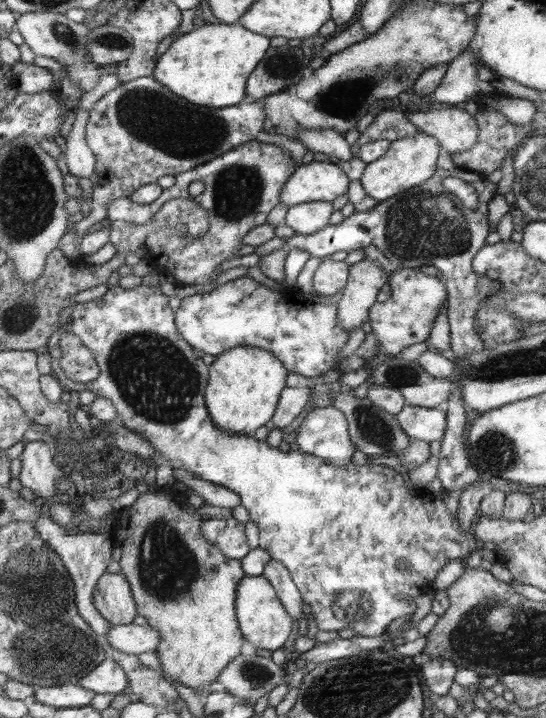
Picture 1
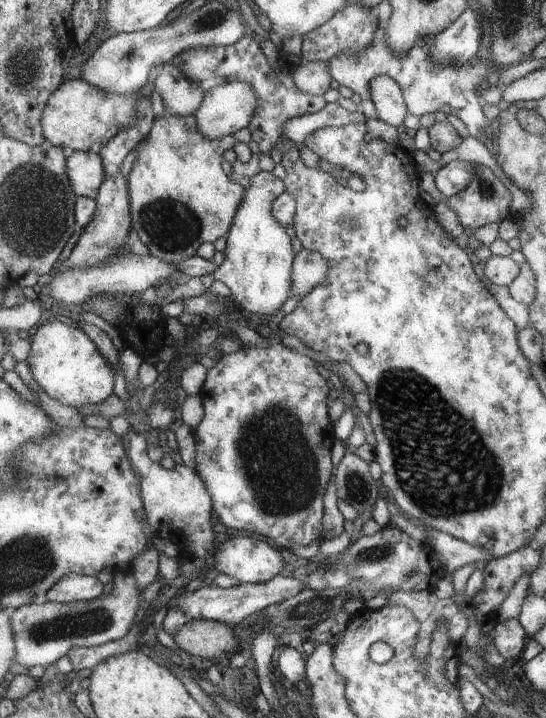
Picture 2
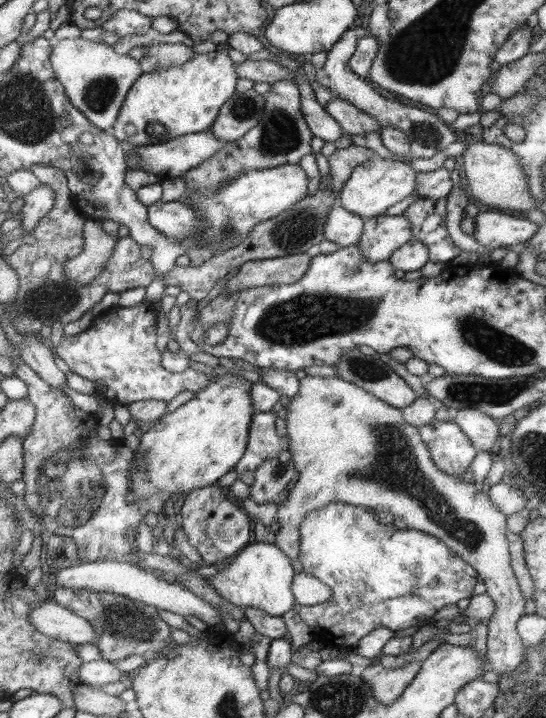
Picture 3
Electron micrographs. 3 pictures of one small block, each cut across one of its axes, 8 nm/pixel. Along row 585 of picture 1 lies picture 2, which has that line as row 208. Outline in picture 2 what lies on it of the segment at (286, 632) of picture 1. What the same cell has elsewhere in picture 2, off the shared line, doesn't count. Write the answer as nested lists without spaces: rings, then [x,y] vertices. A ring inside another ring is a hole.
[[[271,170],[258,172],[247,183],[248,190],[243,202],[240,202],[231,230],[226,234],[225,259],[209,277],[210,280],[224,282],[230,288],[238,311],[243,311],[248,316],[256,312],[272,317],[288,300],[293,286],[290,282],[290,268],[294,268],[294,250],[290,244],[290,236],[272,214],[272,205],[276,198],[286,193],[287,184],[272,174]]]

